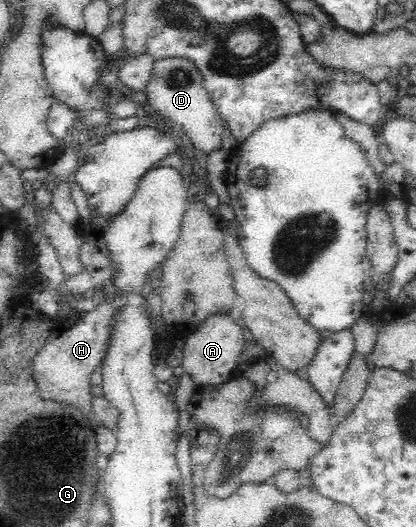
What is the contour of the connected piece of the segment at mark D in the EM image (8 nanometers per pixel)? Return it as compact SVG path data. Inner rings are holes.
M179 57L159 59L154 63L153 77L149 79L146 89L146 102L149 106L160 114L162 121L167 124L181 125L187 137L193 141L194 147L205 156L220 149L224 122L204 88L204 81L195 65L189 59ZM179 76L181 79L177 79Z

